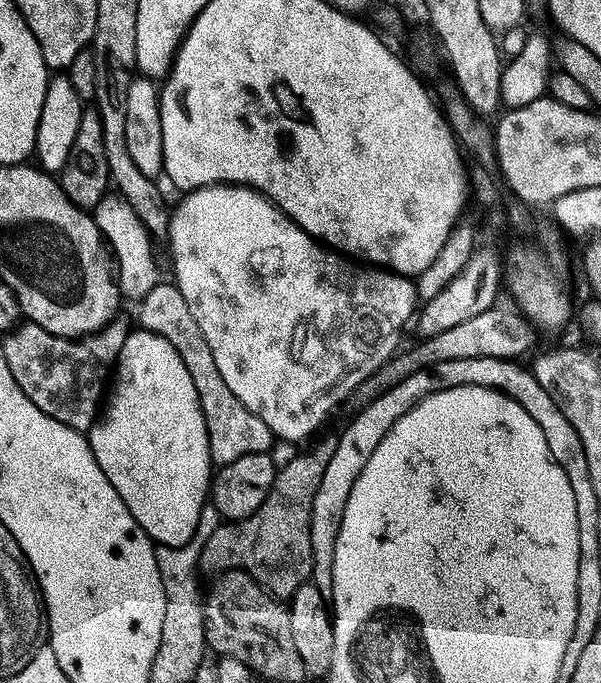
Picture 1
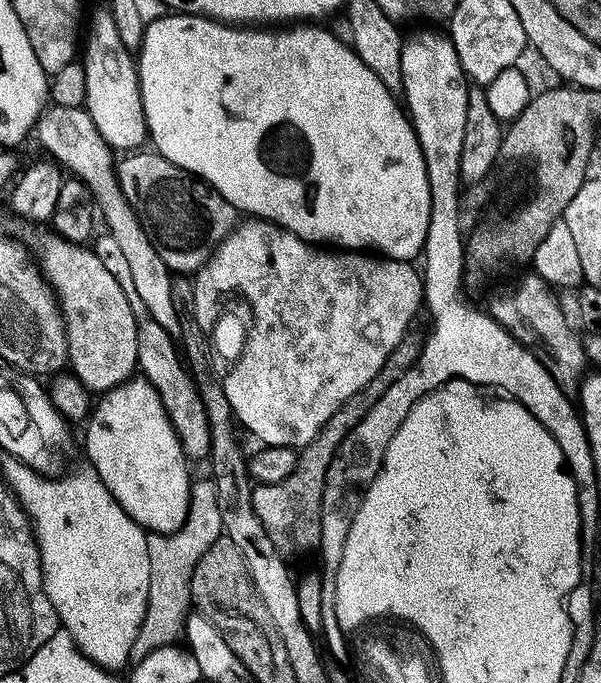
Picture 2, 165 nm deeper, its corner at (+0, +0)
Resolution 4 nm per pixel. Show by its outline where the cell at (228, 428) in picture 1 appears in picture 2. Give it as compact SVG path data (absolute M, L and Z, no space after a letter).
M145 319L139 325L136 363L143 379L150 381L154 390L158 390L158 398L162 398L162 406L178 434L185 456L192 462L200 459L203 461L211 450L210 426L206 410L203 408L202 399L186 367L185 357L177 341L162 326L158 326L158 322Z

